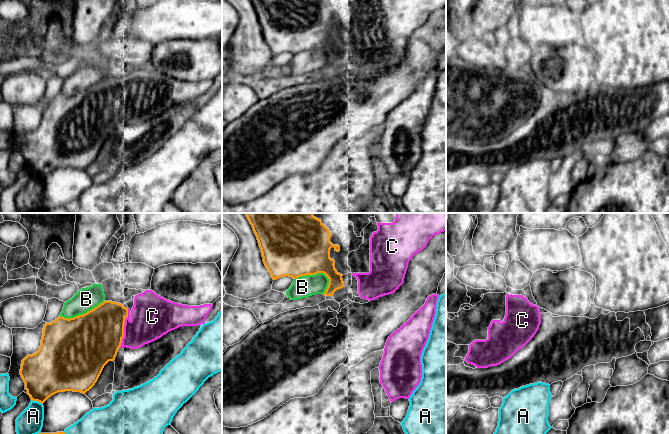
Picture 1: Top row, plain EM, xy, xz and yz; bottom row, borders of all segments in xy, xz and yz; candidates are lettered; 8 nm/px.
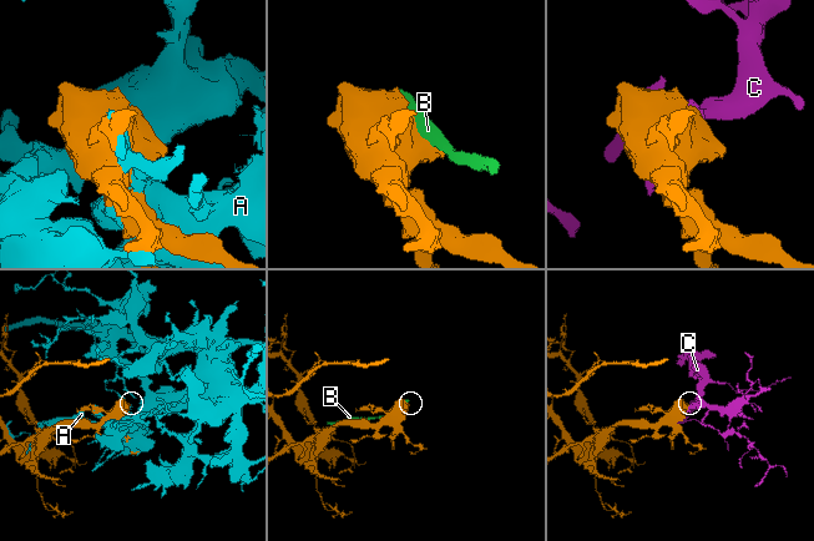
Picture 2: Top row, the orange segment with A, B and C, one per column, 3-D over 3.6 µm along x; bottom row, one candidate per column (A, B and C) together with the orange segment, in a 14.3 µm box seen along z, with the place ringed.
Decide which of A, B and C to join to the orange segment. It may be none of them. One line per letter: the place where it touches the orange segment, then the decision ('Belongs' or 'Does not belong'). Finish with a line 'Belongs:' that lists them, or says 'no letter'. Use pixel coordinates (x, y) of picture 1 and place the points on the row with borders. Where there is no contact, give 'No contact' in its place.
A: Touches orange at xy (37, 400). Does not belong
B: Touches orange at xz (314, 274). Does not belong
C: Touches orange at xy (123, 328). Belongs
Belongs: C

